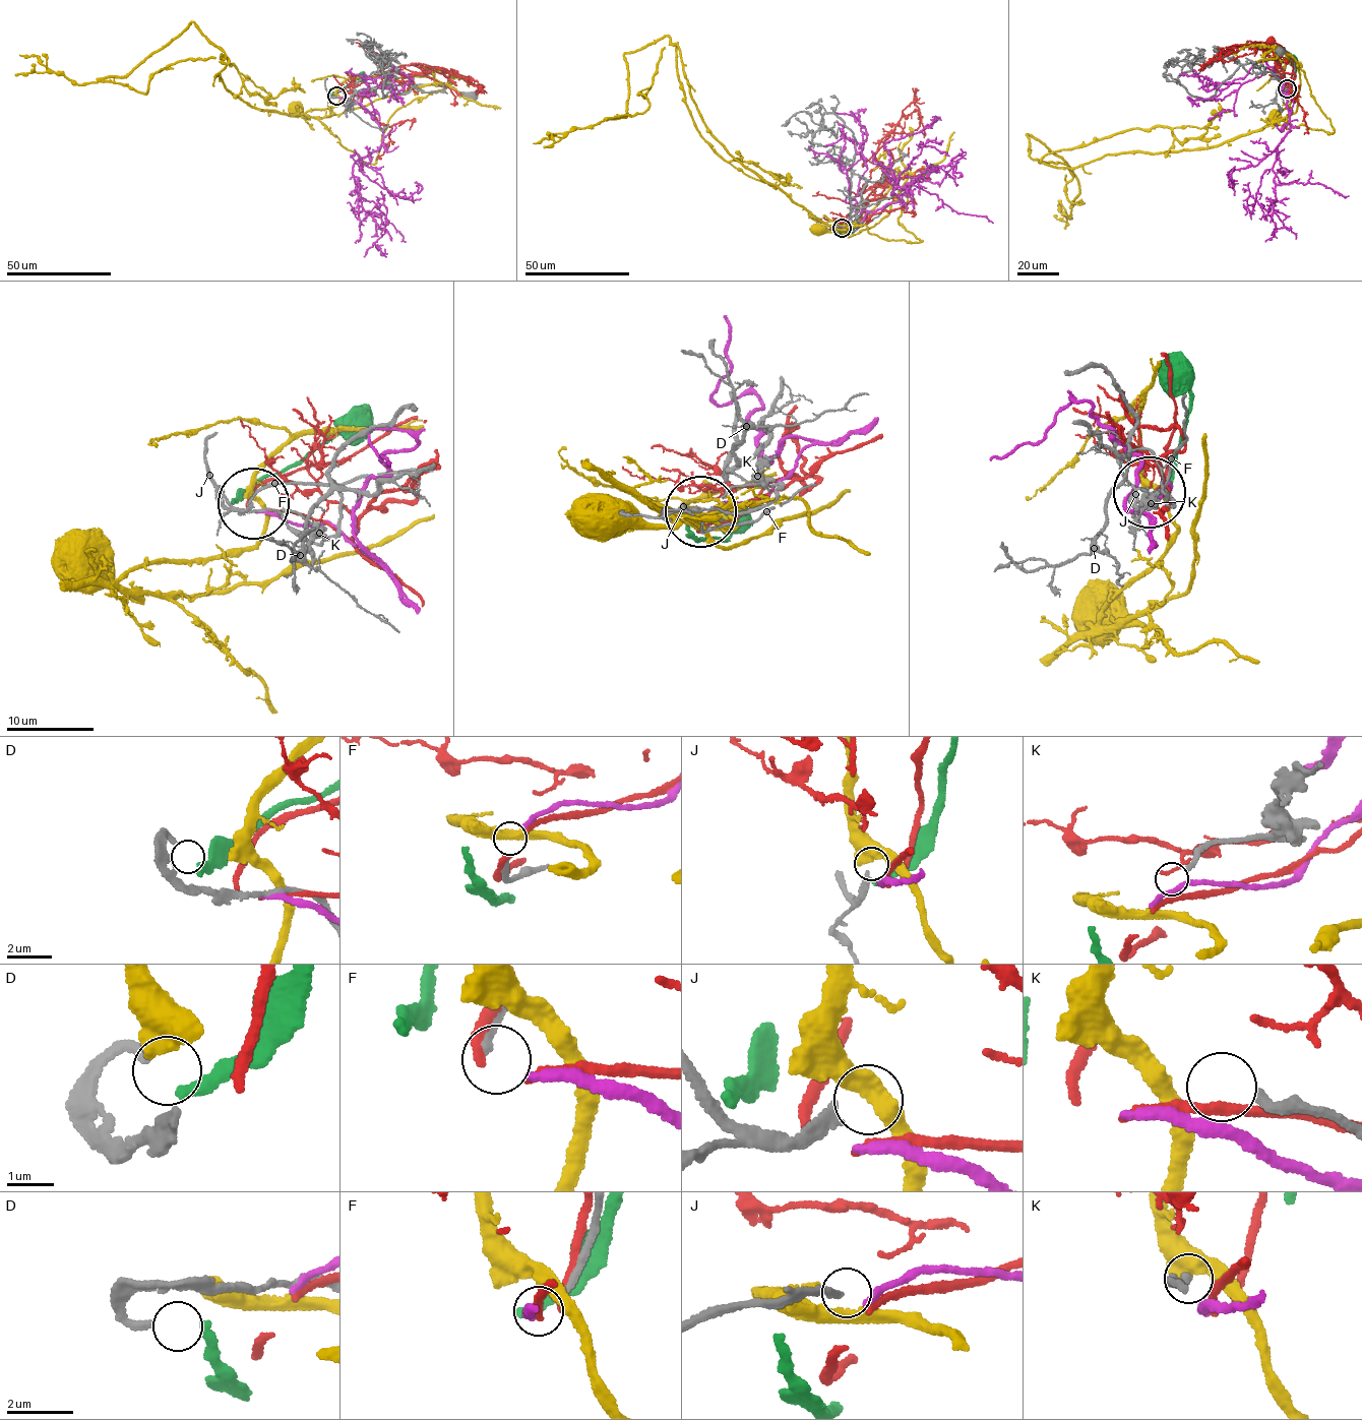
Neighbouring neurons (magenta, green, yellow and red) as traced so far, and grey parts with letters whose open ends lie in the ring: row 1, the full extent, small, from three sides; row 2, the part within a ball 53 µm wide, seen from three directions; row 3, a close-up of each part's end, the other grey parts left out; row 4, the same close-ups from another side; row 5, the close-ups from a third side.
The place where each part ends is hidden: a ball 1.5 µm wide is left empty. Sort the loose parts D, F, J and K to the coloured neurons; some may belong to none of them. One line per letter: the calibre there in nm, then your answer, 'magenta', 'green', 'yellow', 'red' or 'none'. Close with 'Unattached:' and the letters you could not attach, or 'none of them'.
D: calibre 240 nm; green
F: calibre 200 nm; magenta
J: calibre 200 nm; none
K: calibre 240 nm; none
Unattached: J, K

